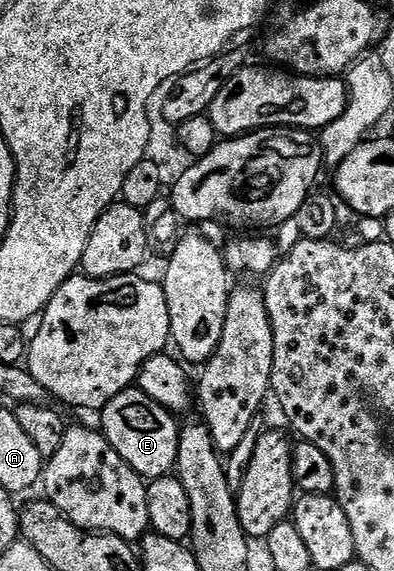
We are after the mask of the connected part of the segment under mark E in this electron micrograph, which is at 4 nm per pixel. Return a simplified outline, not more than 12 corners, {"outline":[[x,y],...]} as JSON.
{"outline":[[138,388],[99,411],[104,439],[141,478],[175,471],[177,415]]}

